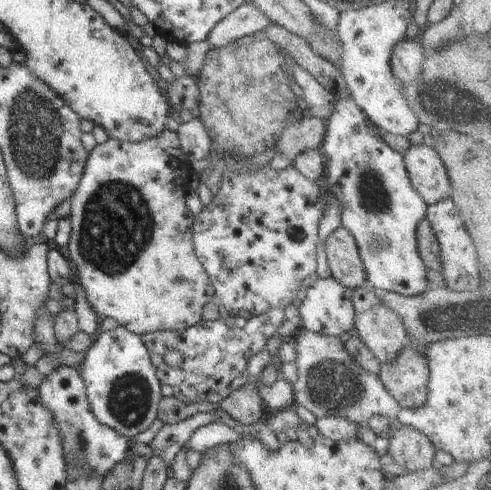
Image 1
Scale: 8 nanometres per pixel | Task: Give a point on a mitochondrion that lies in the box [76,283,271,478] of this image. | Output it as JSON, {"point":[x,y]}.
{"point":[130,397]}

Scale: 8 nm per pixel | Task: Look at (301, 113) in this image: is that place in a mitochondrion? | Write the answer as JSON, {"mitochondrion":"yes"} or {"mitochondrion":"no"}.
{"mitochondrion":"no"}

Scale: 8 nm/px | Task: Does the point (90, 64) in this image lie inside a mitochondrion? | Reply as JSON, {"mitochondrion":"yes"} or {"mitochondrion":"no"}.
{"mitochondrion":"no"}

